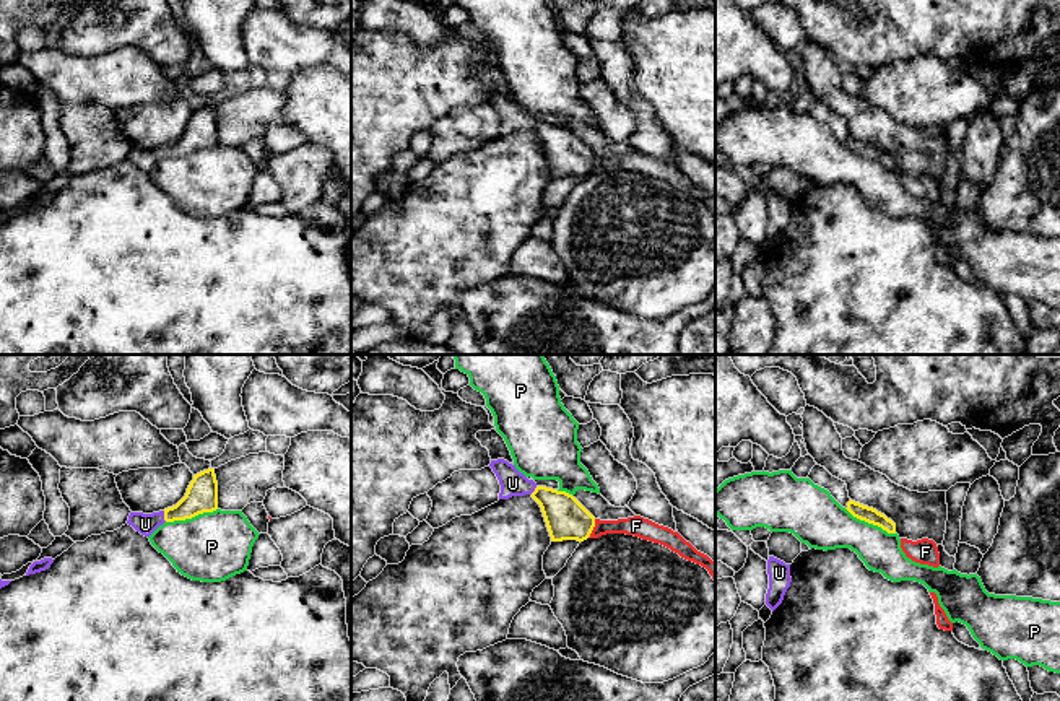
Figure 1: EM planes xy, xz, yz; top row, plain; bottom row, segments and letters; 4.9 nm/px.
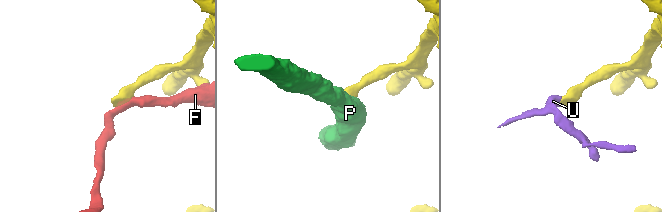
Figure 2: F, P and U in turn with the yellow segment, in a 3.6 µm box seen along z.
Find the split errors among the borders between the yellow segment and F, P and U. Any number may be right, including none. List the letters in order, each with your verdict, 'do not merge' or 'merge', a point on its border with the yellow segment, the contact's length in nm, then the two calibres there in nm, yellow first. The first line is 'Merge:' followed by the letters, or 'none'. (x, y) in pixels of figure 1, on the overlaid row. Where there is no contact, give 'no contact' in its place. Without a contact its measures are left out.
Merge: U
F: do not merge | xz (592, 529) | 100 nm | 200/100 nm
P: do not merge | xy (191, 518) | 260 nm | 160/340 nm
U: merge | xy (165, 516) | 60 nm | 160/100 nm

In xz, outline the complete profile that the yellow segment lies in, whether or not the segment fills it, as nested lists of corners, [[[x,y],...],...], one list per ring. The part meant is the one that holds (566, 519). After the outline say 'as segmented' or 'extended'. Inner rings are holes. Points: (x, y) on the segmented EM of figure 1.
[[[504,459],[491,460],[501,493],[499,499],[530,494],[541,507],[551,542],[584,542],[595,527],[595,517],[569,493],[538,486]]]; extended

